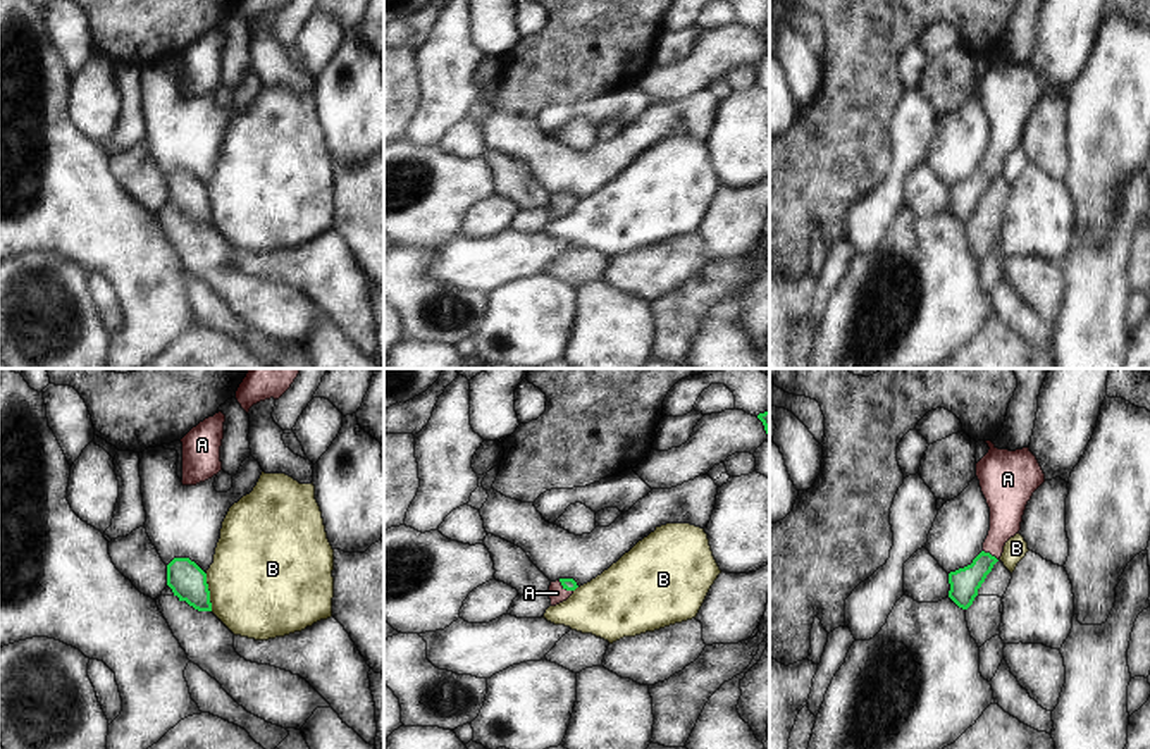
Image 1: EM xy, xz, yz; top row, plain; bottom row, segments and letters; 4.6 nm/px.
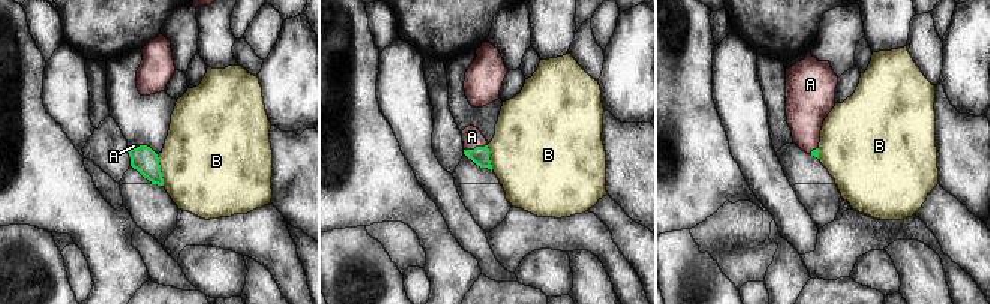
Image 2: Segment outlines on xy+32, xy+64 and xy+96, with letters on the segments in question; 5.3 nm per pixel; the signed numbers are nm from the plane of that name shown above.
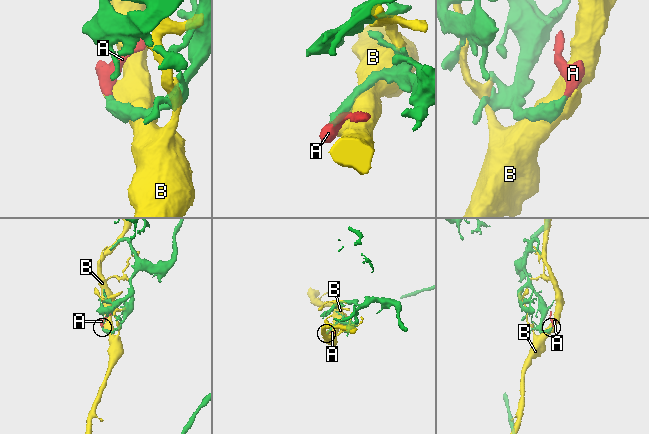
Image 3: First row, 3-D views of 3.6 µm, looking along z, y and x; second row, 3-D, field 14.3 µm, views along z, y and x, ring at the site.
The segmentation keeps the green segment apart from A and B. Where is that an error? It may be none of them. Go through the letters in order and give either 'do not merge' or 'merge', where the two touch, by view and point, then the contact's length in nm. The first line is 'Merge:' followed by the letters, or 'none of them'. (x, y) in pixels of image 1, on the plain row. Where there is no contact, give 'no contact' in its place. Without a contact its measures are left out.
Merge: A
A: merge | yz (989, 167) | 90 nm
B: do not merge | xy (209, 207) | 180 nm

